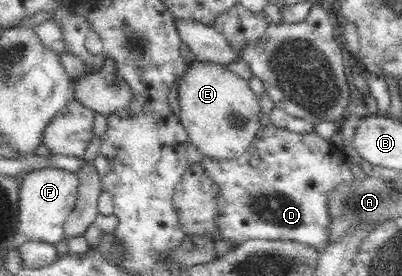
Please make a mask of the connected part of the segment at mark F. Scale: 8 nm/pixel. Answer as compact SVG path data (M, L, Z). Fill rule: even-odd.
M42 168L34 170L29 174L24 174L22 182L19 184L18 191L18 231L22 235L28 237L28 241L41 241L52 245L64 239L64 231L62 231L62 223L74 208L77 199L77 190L79 187L79 179L74 173L64 171L58 168Z

